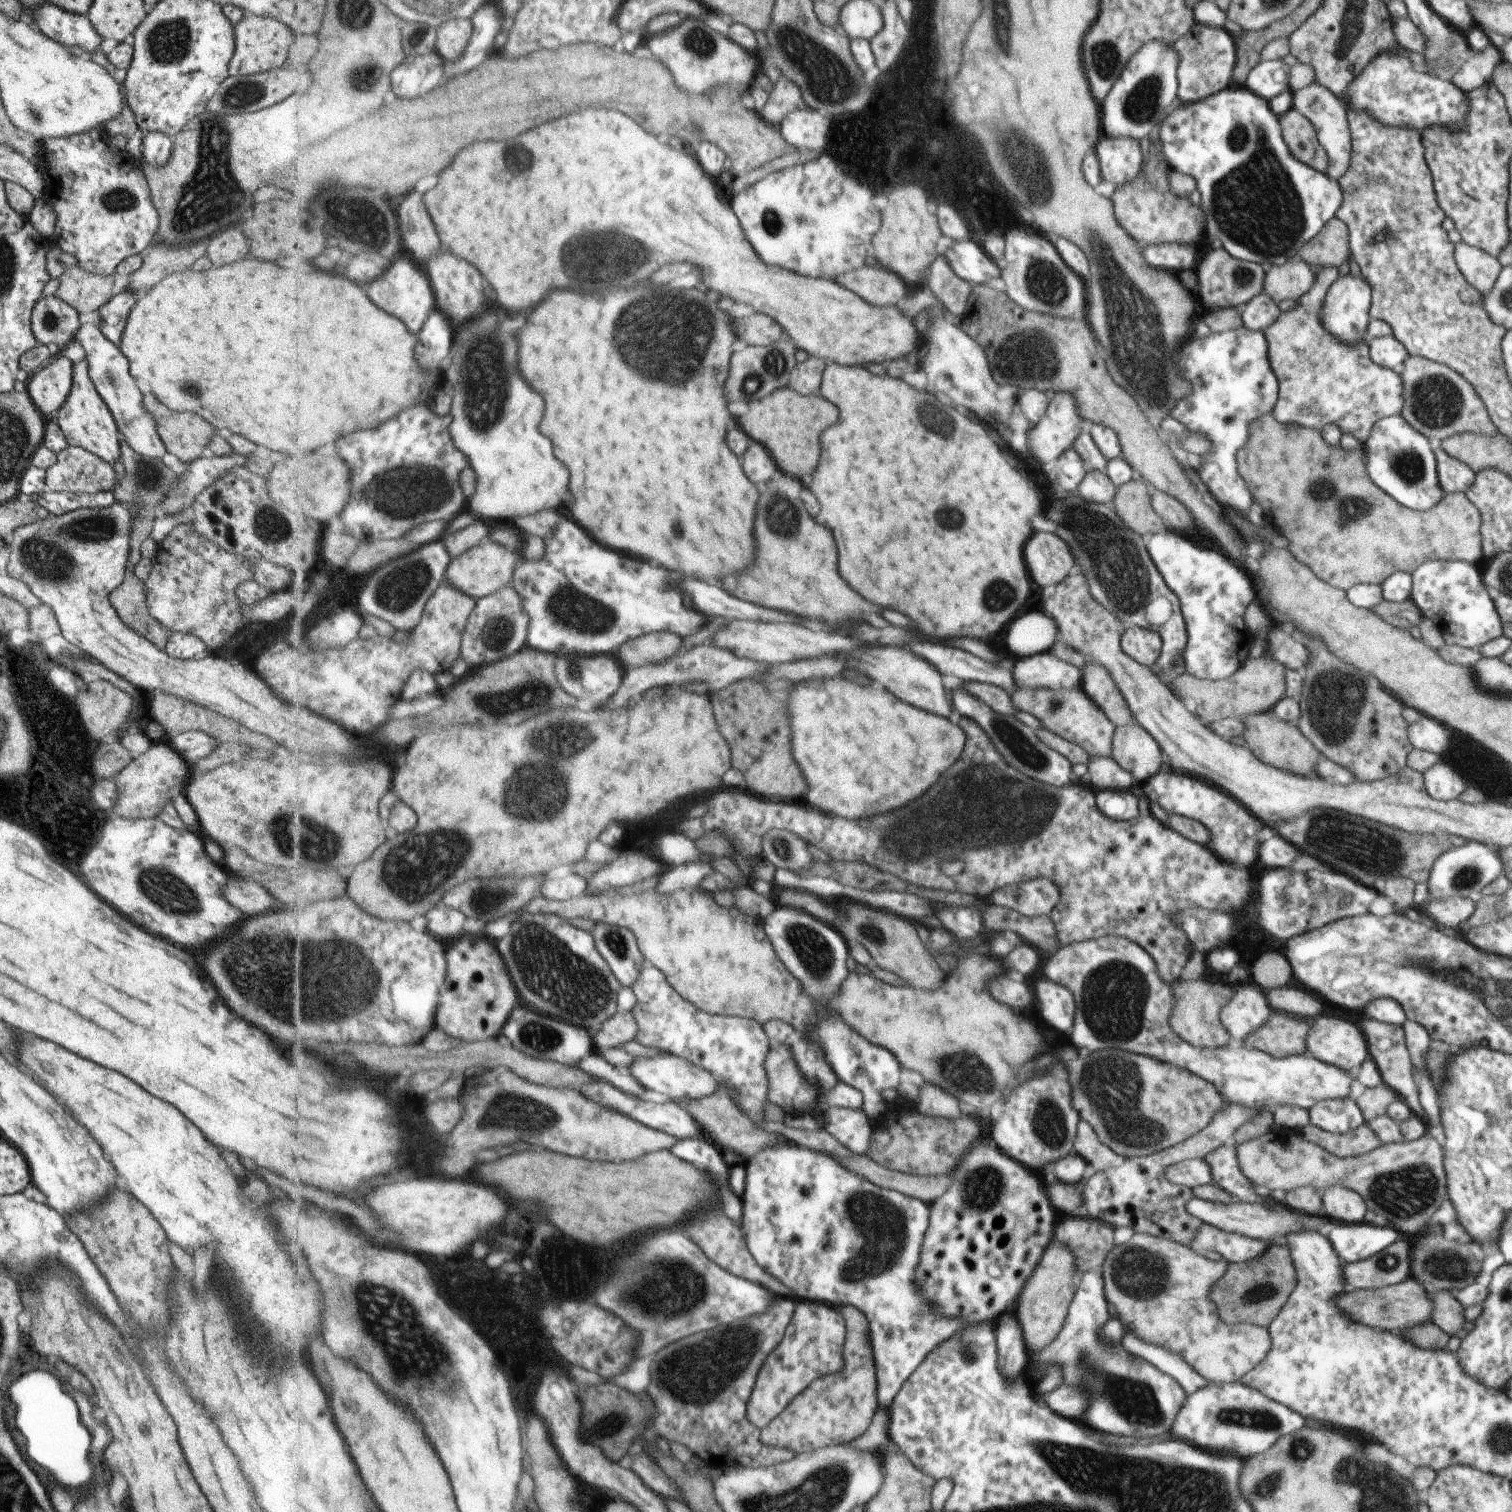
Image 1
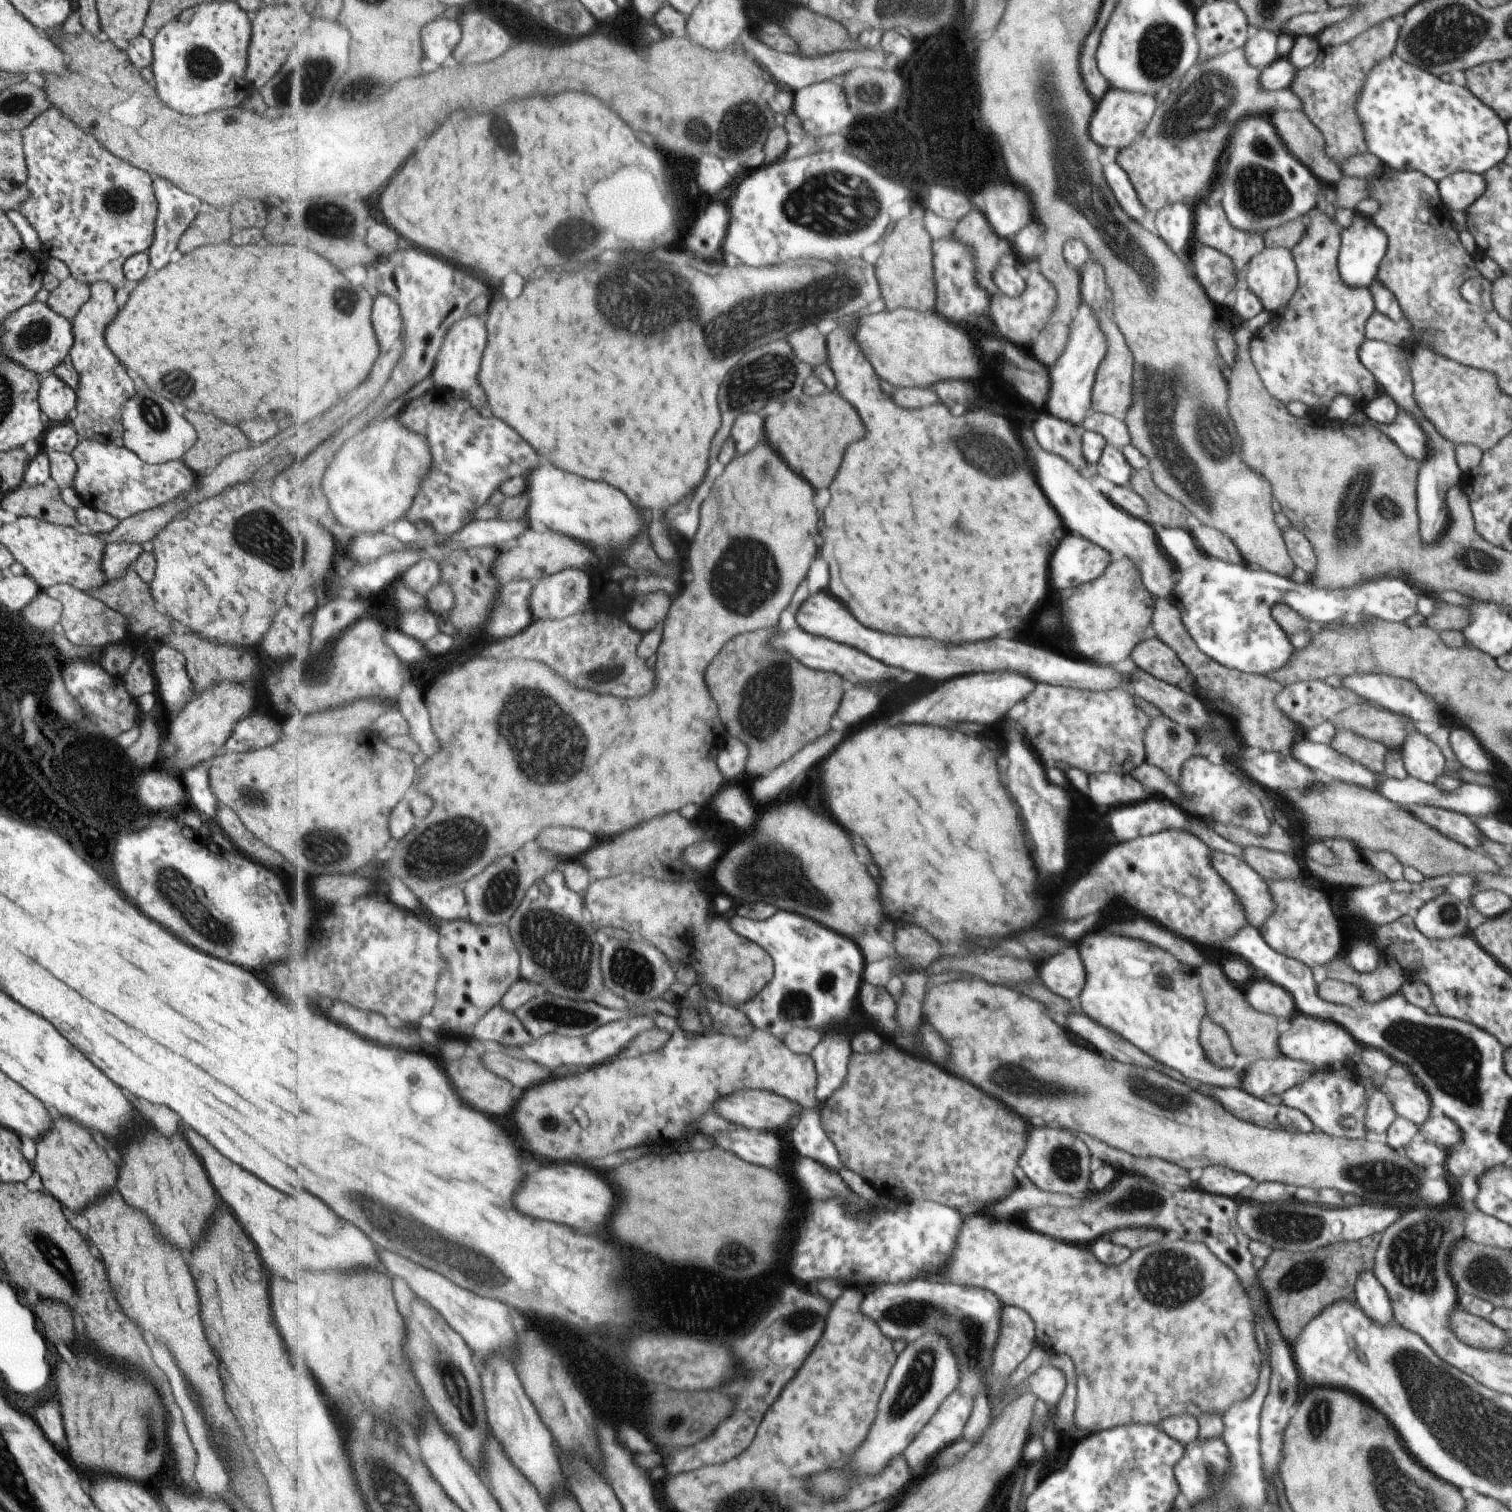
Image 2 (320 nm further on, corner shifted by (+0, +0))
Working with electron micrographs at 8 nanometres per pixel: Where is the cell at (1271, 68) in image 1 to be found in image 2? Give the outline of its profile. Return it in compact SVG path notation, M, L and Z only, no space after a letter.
M1261 27L1251 38L1245 39L1242 49L1249 65L1261 72L1271 61L1278 58L1275 54L1276 35L1271 29Z

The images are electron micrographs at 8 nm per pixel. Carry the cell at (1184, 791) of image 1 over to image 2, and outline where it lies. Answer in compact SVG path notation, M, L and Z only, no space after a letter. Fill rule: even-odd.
M1192 755L1180 768L1177 786L1182 792L1184 803L1179 806L1189 817L1201 818L1209 825L1213 822L1231 824L1249 832L1266 835L1273 831L1272 814L1270 808L1275 808L1270 798L1253 794L1249 786L1239 782L1231 772L1223 768L1223 764L1213 763L1208 758ZM1263 797L1263 800L1261 800Z

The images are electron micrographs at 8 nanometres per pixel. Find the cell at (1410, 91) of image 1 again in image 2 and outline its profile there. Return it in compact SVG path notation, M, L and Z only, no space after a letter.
M1393 53L1391 57L1384 58L1383 61L1373 65L1372 70L1366 75L1364 88L1356 102L1356 113L1364 128L1364 138L1369 154L1376 156L1383 166L1388 167L1392 171L1419 171L1427 178L1433 179L1436 183L1439 183L1442 178L1448 177L1450 174L1456 173L1457 171L1482 174L1486 170L1491 169L1492 166L1503 161L1508 154L1507 123L1501 120L1496 111L1485 106L1485 103L1482 103L1480 99L1478 99L1472 91L1467 90L1465 86L1462 87L1455 83L1443 82L1436 75L1429 74L1416 66L1401 60L1395 53Z

